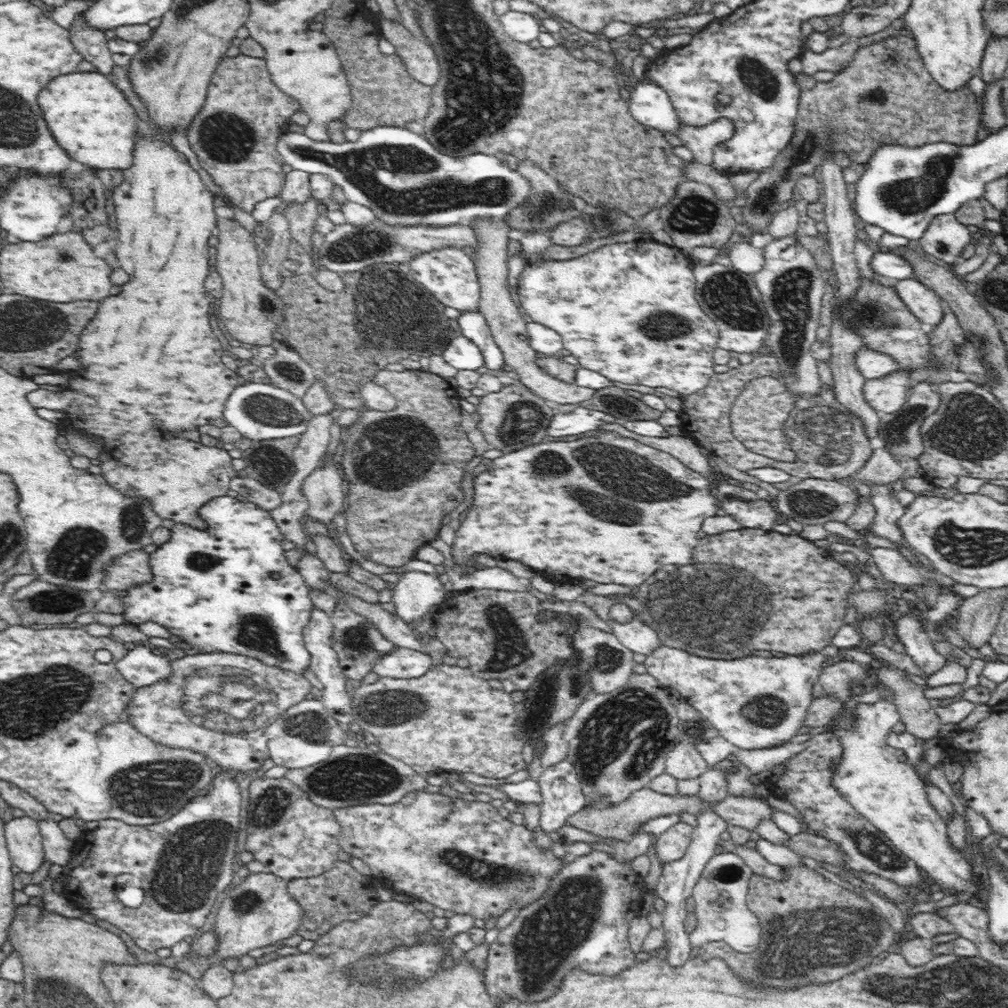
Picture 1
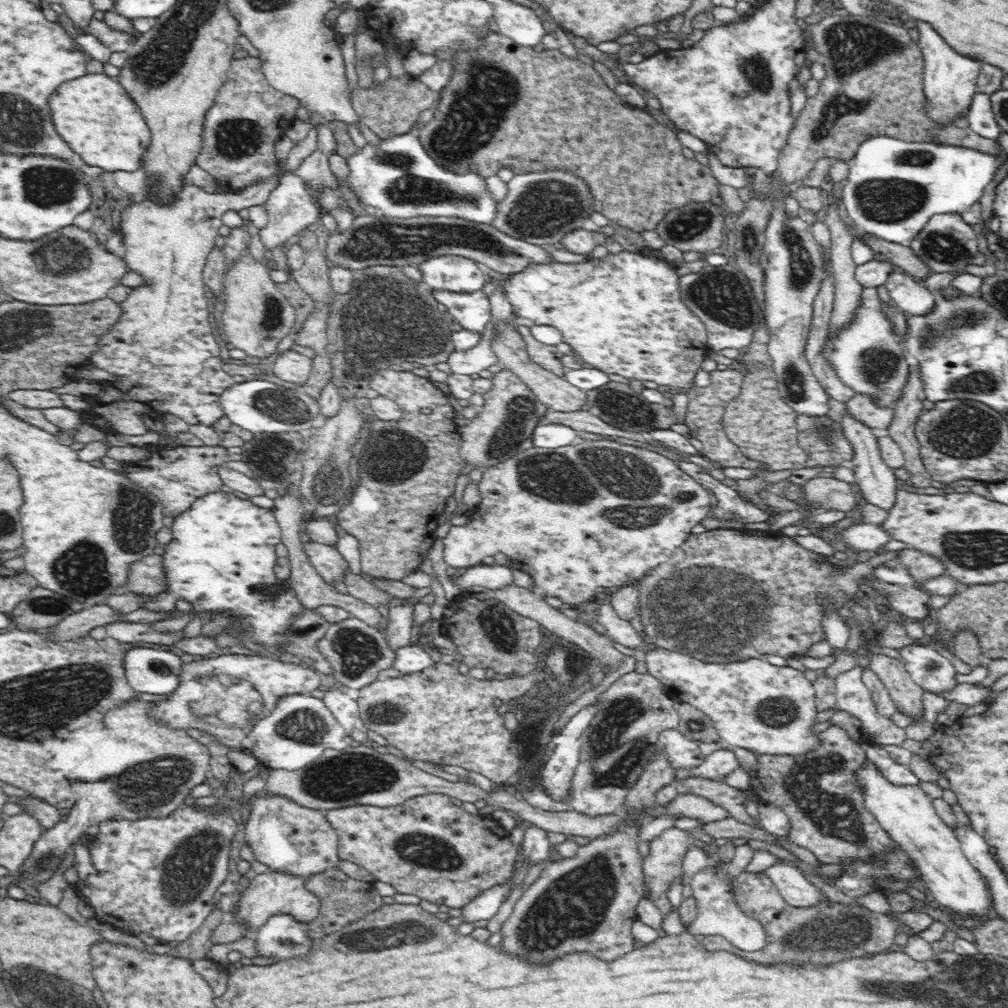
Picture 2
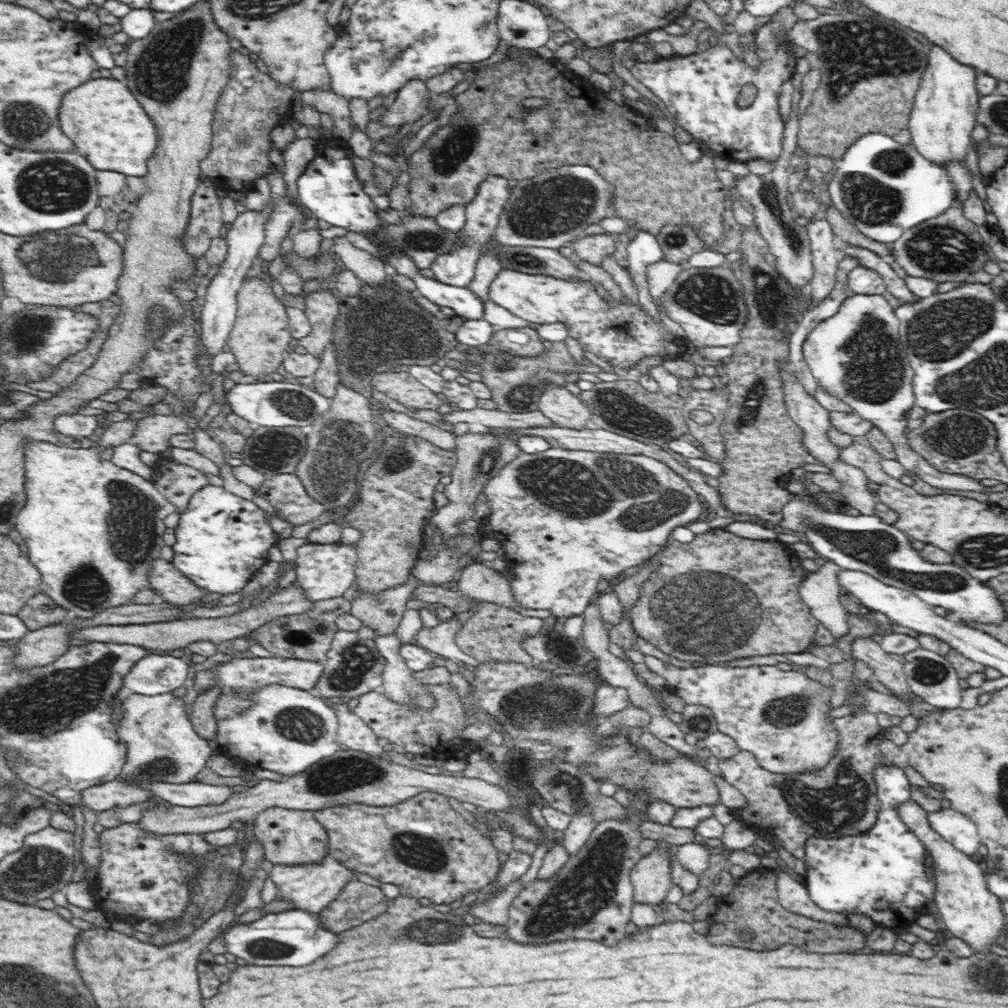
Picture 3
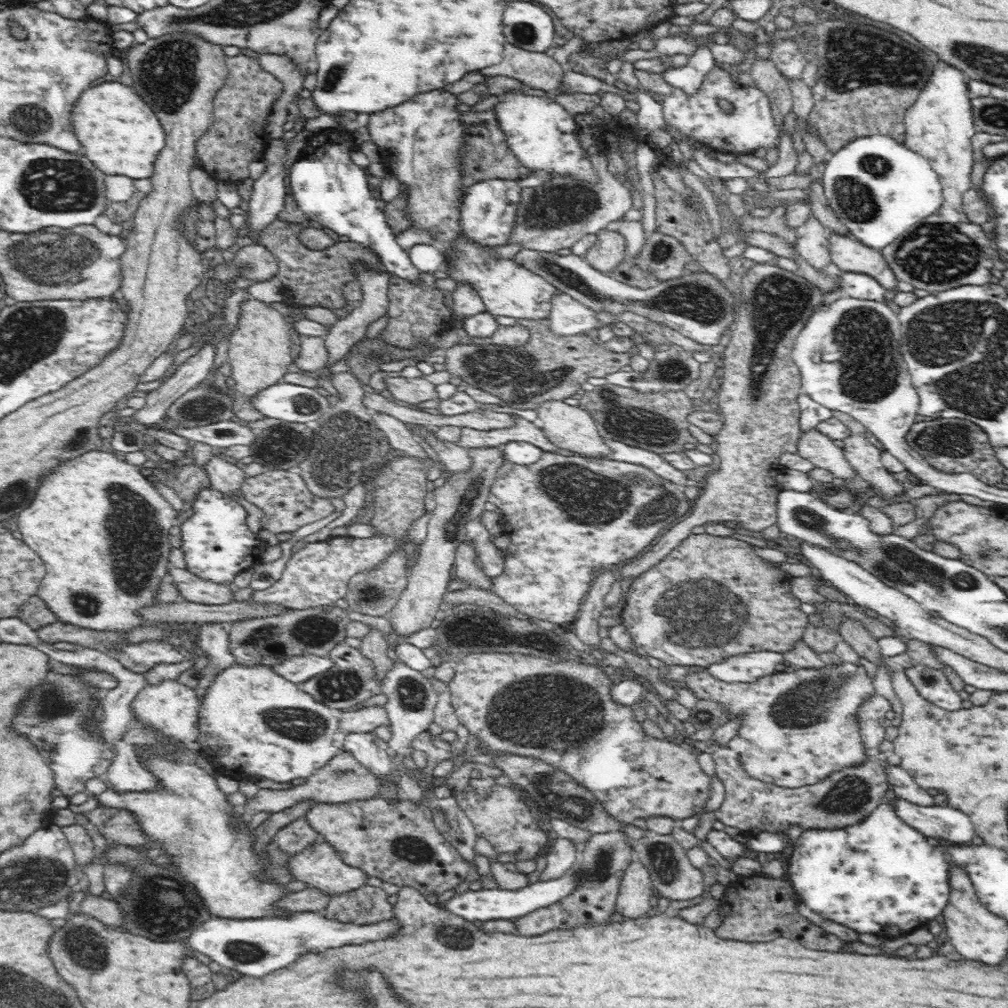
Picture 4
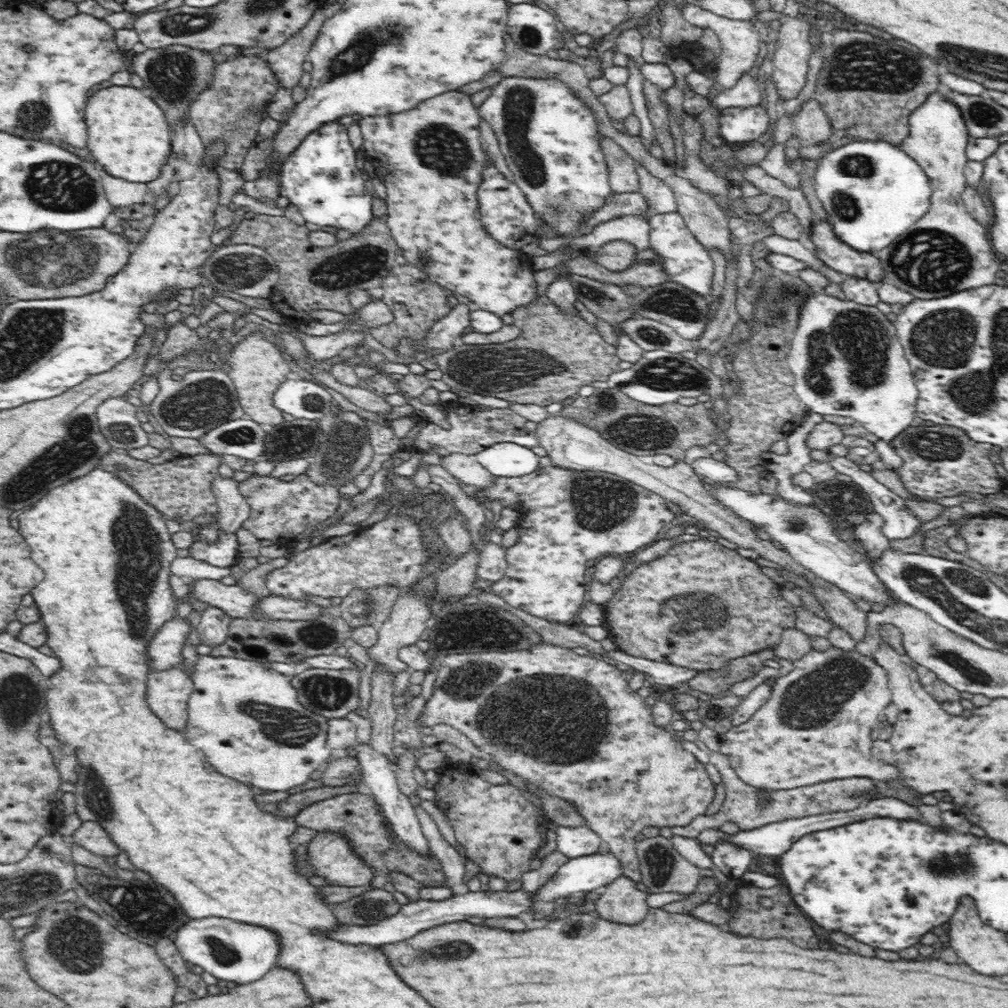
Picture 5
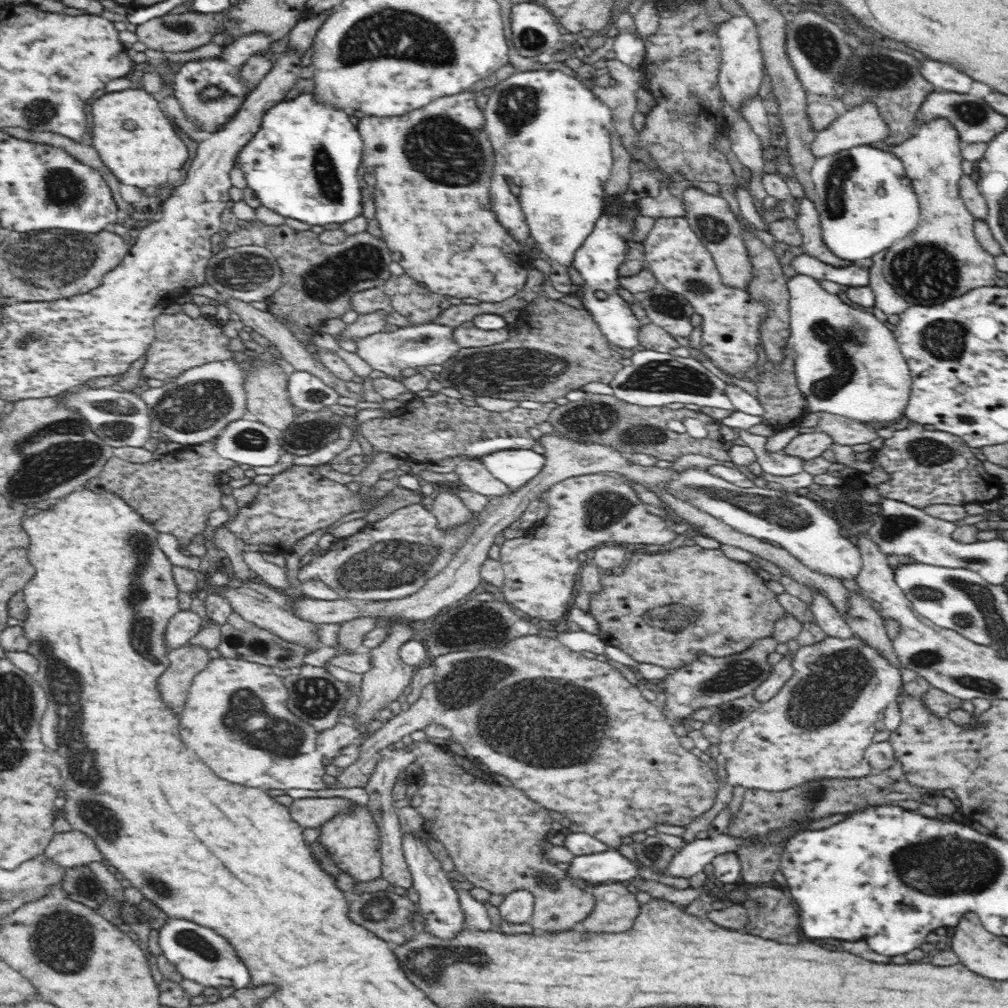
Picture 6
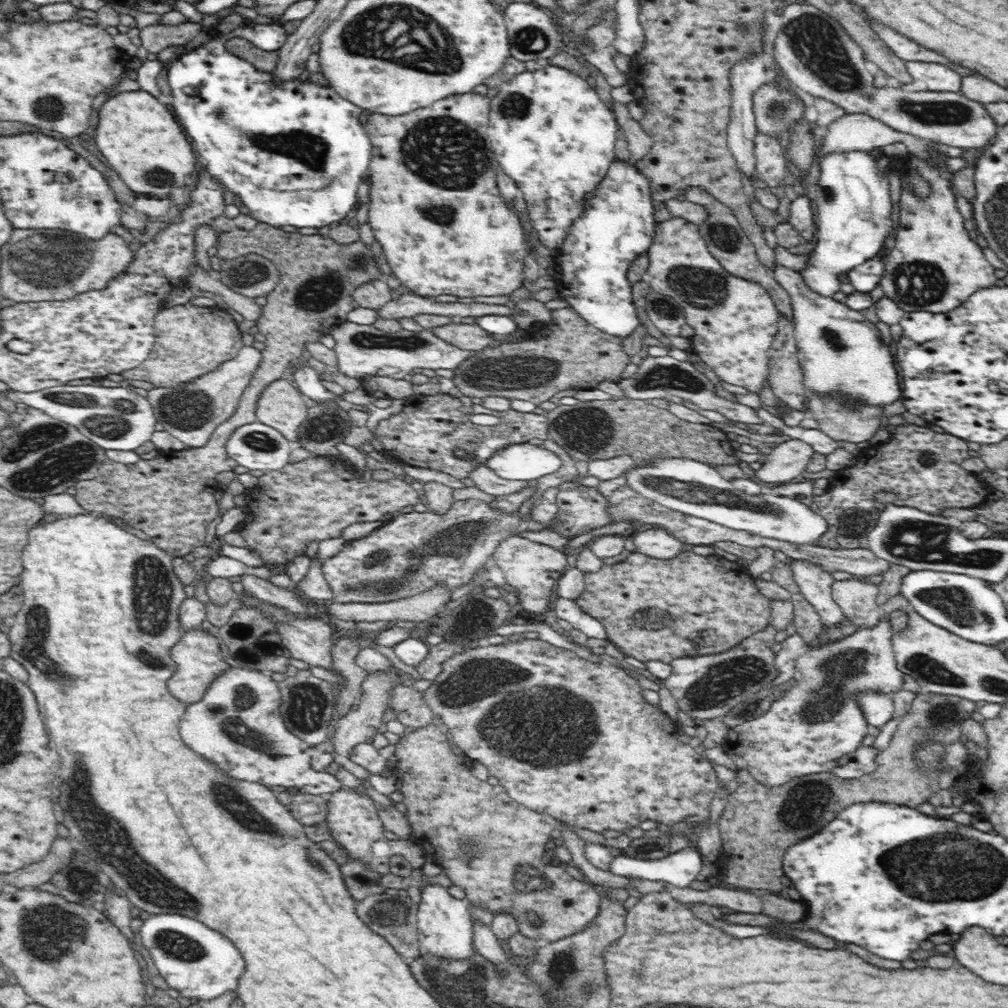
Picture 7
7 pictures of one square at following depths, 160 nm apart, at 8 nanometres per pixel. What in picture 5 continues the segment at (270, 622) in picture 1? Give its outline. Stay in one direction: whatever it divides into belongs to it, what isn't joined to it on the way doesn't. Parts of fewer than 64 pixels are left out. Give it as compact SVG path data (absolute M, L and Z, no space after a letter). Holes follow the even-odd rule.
M193 523L188 526L189 532L196 537L192 547L188 549L189 556L218 568L232 566L239 559L239 543L236 534L227 534L219 530L218 542L204 542L199 538L199 531L204 528Z

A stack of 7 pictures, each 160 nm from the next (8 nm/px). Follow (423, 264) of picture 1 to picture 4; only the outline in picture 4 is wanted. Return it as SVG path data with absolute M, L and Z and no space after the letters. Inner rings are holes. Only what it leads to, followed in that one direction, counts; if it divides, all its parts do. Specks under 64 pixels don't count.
M495 178L470 185L459 210L459 225L463 236L476 244L488 247L509 243L508 239L516 220L516 205L520 202L521 190L518 180L514 179Z

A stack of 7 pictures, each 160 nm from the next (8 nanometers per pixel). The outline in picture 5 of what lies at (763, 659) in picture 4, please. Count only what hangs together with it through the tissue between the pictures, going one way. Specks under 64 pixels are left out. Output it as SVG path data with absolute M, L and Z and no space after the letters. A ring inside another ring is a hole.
M619 649L610 651L609 656L611 658L603 658L608 660L610 664L615 666L620 664L628 665L641 673L652 676L652 680L655 682L655 689L667 689L671 686L688 682L688 680L692 680L698 674L697 670L691 668L630 656Z

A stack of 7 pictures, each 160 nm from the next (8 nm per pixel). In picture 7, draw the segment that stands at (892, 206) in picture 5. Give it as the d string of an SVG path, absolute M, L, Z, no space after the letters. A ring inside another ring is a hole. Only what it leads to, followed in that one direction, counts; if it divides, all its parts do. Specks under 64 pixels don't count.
M852 151L852 152L832 152L830 154L824 155L820 160L820 176L817 179L817 189L816 196L812 198L812 202L816 204L816 212L818 212L818 216L816 216L816 224L818 227L818 232L815 232L814 236L814 248L809 251L809 261L808 266L805 270L800 272L804 281L806 281L806 287L810 287L810 291L814 291L818 293L818 295L832 297L835 292L840 291L840 279L838 277L841 274L848 274L848 272L852 271L854 268L863 264L867 260L874 258L881 254L884 251L884 240L890 236L890 232L892 232L892 226L894 226L894 222L892 221L892 200L890 199L890 182L888 181L888 174L893 170L892 163L890 163L890 157L888 155L880 155L878 157L874 155L870 155L866 151Z

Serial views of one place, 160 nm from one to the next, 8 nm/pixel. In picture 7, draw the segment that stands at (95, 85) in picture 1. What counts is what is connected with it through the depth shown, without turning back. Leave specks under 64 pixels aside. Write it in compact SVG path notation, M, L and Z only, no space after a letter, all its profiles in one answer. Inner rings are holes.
M142 89L121 92L102 104L96 146L134 192L157 199L168 198L174 188L184 188L186 178L196 170L194 150L180 124L164 104Z

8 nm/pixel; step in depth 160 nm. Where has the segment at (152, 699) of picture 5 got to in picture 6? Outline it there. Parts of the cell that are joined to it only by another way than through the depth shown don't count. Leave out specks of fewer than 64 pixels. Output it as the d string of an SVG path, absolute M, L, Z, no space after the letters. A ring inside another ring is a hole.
M189 643L170 649L167 654L169 665L158 677L157 689L161 699L172 712L180 716L193 678L210 662L208 650Z

